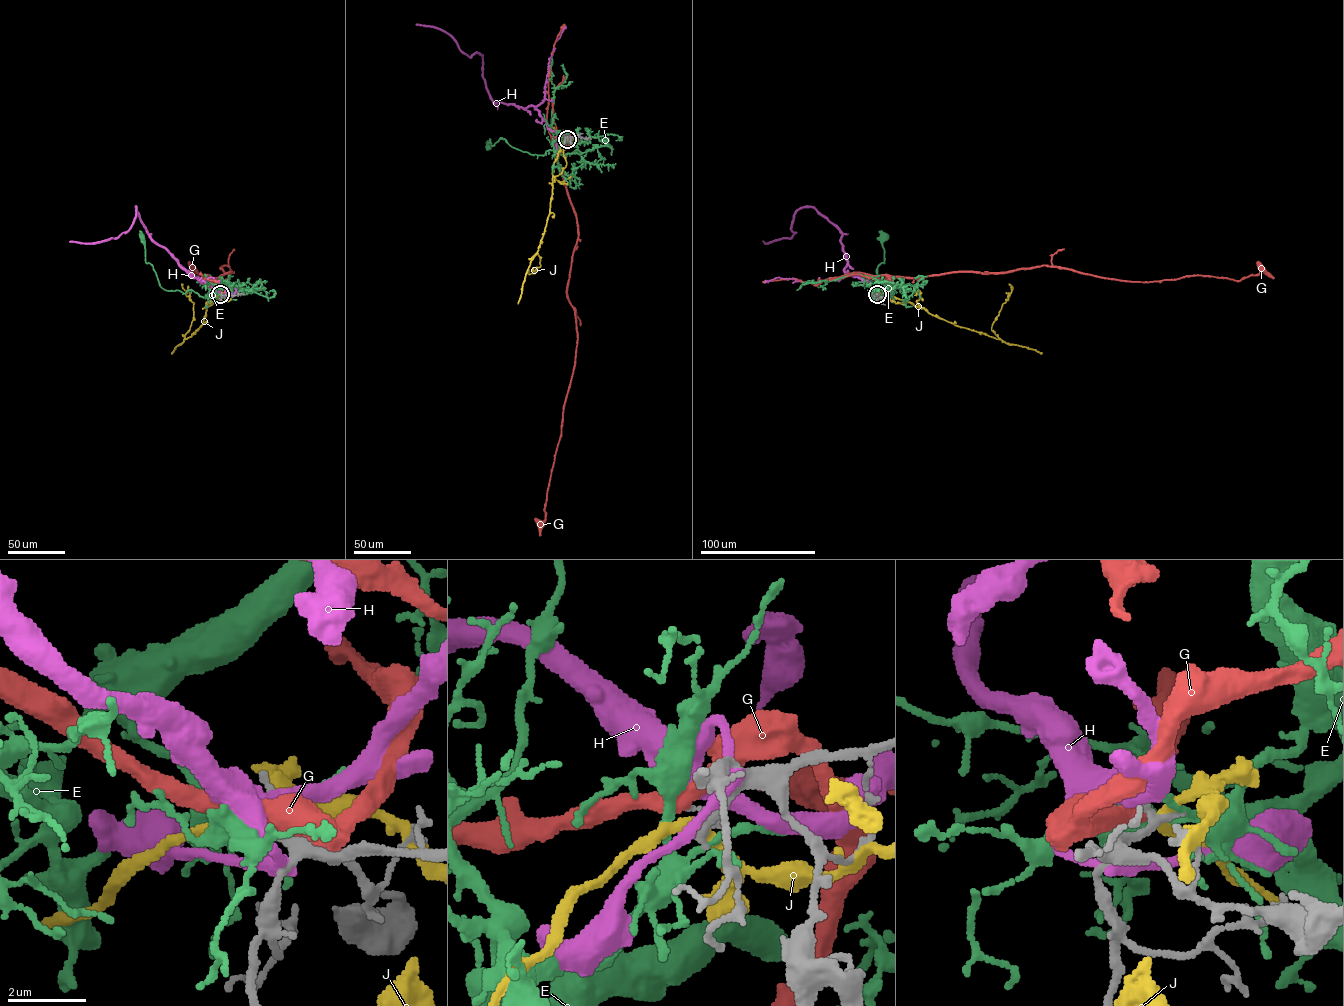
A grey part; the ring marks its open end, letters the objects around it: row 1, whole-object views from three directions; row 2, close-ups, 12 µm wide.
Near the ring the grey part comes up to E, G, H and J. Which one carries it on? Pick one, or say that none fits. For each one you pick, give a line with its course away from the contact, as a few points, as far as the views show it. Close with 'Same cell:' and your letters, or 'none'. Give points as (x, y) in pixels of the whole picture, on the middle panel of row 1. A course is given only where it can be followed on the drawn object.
Same cell: none

